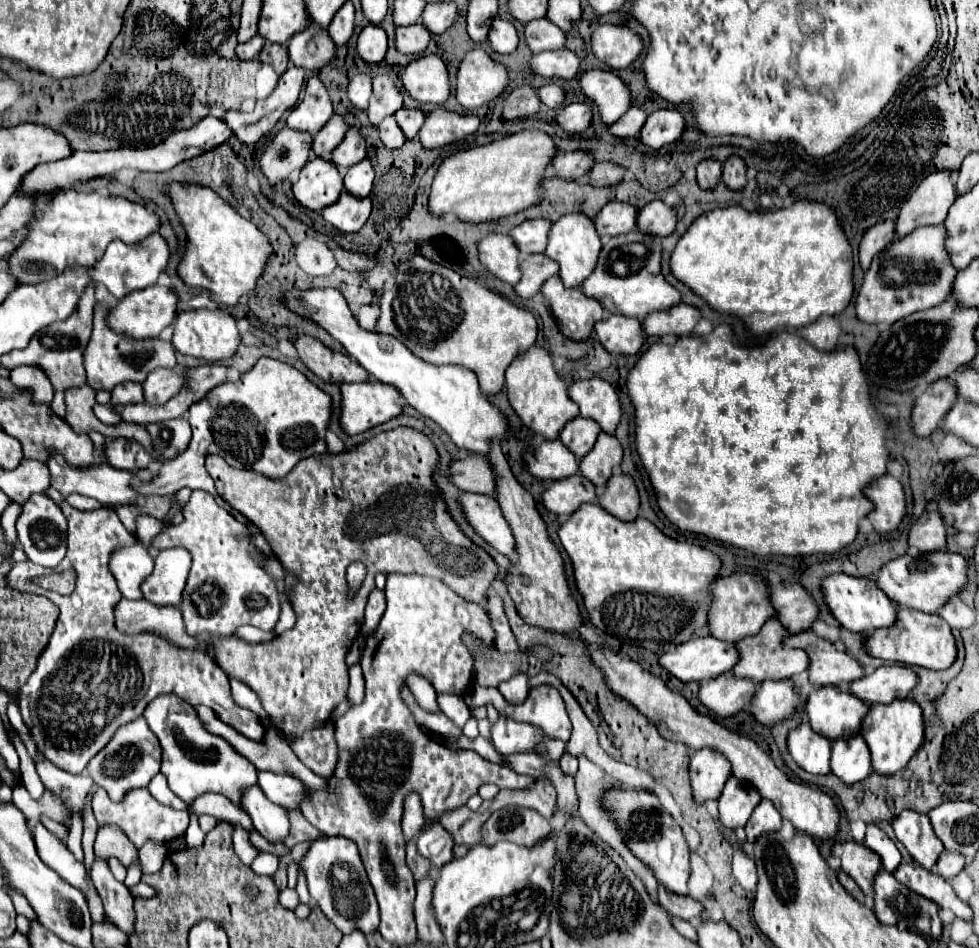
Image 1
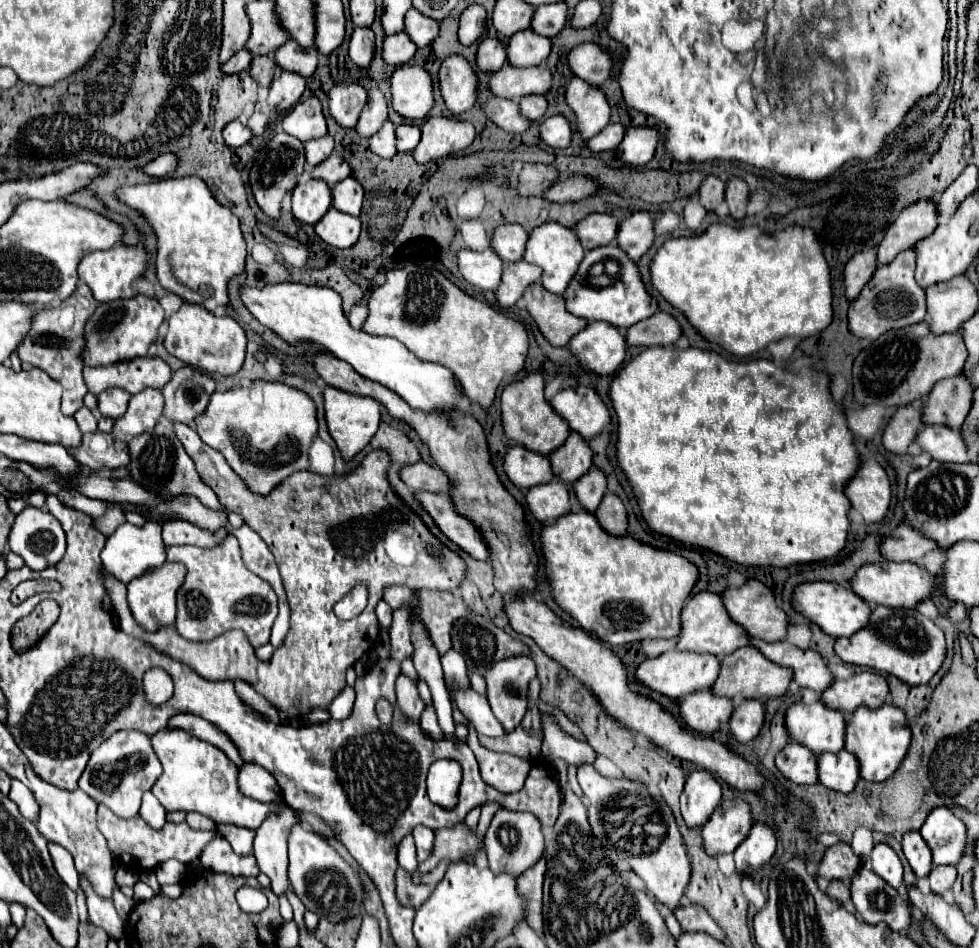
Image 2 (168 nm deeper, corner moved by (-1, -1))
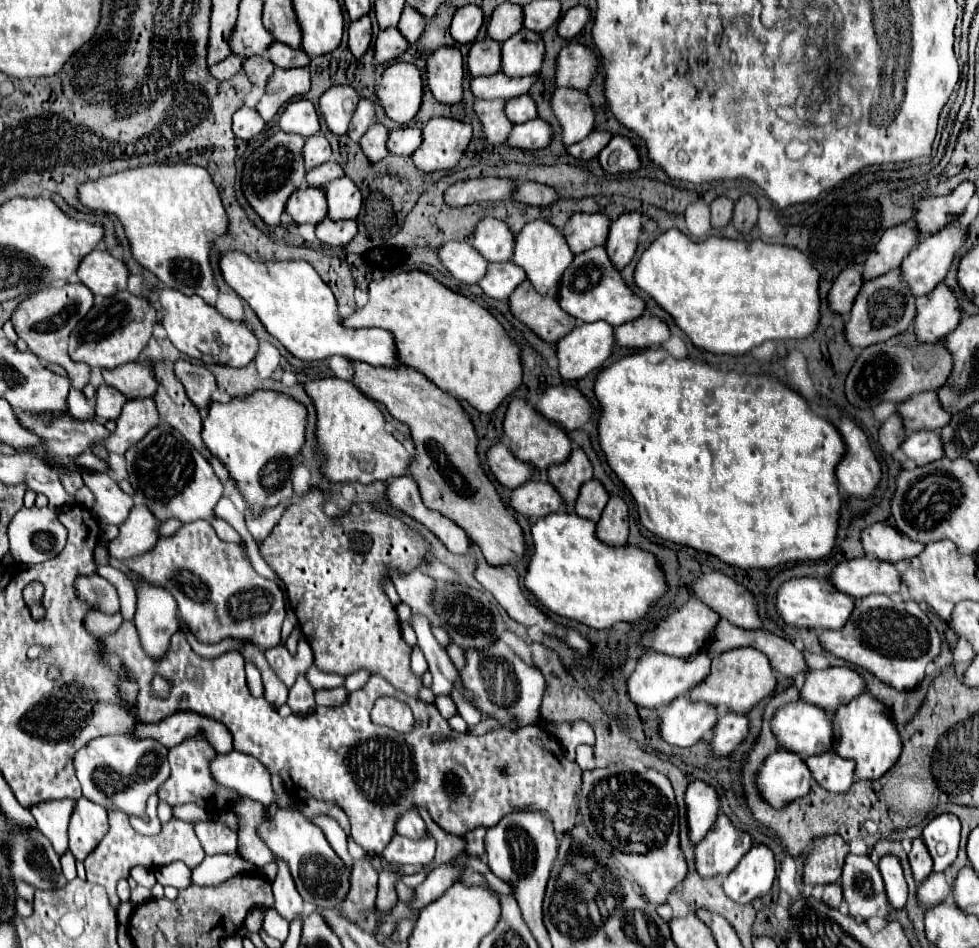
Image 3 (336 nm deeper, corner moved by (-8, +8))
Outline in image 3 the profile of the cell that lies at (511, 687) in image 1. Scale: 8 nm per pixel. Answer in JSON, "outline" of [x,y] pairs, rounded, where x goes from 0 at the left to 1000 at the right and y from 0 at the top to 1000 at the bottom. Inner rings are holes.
{"outline":[[[508,676],[495,687],[477,687],[477,701],[471,708],[471,714],[475,725],[485,731],[487,748],[504,754],[512,765],[528,763],[528,767],[536,767],[551,761],[557,714],[546,701],[540,701],[526,691],[526,687],[514,676]]]}

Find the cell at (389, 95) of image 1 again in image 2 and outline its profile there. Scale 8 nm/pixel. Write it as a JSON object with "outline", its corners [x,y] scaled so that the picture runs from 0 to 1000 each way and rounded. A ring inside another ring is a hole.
{"outline":[[[378,93],[376,95],[376,108],[374,108],[372,116],[368,118],[368,124],[362,133],[362,137],[366,143],[378,146],[380,141],[384,141],[384,137],[390,133],[392,127],[396,127],[394,103],[386,93]]]}

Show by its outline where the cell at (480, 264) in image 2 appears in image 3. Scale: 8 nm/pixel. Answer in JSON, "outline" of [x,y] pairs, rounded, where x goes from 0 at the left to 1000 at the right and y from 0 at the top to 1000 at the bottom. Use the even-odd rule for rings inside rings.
{"outline":[[[477,254],[457,256],[450,261],[448,269],[459,288],[475,299],[487,299],[499,280],[493,271],[489,271],[489,267],[485,267],[485,263],[481,263],[481,256]]]}

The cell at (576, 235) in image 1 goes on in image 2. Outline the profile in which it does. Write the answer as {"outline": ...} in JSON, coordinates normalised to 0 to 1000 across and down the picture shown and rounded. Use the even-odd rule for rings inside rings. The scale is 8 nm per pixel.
{"outline":[[[560,234],[554,236],[550,241],[545,241],[541,245],[541,251],[537,255],[537,264],[535,264],[535,276],[539,278],[547,278],[554,283],[554,291],[552,291],[552,300],[564,308],[574,312],[578,302],[580,302],[580,293],[584,293],[584,289],[588,287],[588,281],[592,276],[592,272],[597,272],[597,264],[594,259],[588,255],[588,247],[584,241],[576,241],[568,234]]]}

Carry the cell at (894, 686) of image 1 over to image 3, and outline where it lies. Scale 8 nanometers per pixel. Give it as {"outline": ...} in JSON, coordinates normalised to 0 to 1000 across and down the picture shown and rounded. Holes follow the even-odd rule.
{"outline":[[[845,704],[841,708],[828,708],[822,712],[818,737],[853,752],[857,744],[865,744],[869,735],[875,735],[884,729],[886,718],[873,706]]]}

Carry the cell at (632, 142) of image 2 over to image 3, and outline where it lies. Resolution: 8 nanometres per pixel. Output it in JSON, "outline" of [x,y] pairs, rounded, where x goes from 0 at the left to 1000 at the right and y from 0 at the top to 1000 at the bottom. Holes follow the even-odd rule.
{"outline":[[[628,142],[622,153],[612,161],[612,170],[618,178],[618,182],[630,185],[634,180],[649,180],[655,174],[653,157],[645,153],[642,145]]]}

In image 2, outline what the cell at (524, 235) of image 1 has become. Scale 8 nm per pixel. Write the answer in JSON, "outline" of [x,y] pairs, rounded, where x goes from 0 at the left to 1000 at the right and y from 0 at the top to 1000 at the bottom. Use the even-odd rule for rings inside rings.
{"outline":[[[513,236],[505,241],[501,259],[513,276],[529,276],[535,270],[535,255],[539,245],[529,236]]]}

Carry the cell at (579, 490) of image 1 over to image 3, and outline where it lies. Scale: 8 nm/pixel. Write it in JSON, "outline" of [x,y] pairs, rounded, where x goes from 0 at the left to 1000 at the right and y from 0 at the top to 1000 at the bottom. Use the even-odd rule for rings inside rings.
{"outline":[[[538,507],[532,514],[528,514],[520,526],[520,533],[536,543],[536,545],[559,545],[559,541],[567,541],[575,533],[575,524],[567,520],[567,514],[561,507]]]}

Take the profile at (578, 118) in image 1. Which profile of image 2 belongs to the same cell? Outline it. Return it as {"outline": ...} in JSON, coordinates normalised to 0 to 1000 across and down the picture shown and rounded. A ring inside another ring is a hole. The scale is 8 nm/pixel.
{"outline":[[[574,122],[558,124],[552,131],[550,139],[552,139],[552,148],[562,156],[578,156],[582,152],[582,143],[584,143],[582,131]]]}

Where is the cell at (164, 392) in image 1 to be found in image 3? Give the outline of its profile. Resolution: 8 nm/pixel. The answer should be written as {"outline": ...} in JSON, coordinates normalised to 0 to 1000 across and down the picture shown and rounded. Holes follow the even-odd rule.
{"outline":[[[156,419],[130,423],[120,442],[120,453],[107,465],[107,474],[113,478],[128,478],[134,469],[138,469],[138,465],[144,465],[162,446],[162,442]]]}

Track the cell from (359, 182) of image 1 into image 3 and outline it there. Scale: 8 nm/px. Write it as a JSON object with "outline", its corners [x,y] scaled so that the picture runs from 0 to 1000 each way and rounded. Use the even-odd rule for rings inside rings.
{"outline":[[[359,187],[342,189],[334,195],[334,216],[338,231],[363,231],[369,220],[369,201]]]}

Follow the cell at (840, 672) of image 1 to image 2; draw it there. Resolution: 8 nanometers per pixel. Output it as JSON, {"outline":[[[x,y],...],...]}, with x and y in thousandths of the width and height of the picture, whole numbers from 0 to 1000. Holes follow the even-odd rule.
{"outline":[[[766,673],[766,679],[774,684],[784,696],[793,698],[795,703],[803,703],[809,707],[809,717],[831,730],[840,730],[850,722],[850,711],[844,705],[840,692],[831,686],[817,686],[807,681],[805,677],[791,677],[784,679],[774,673]]]}

